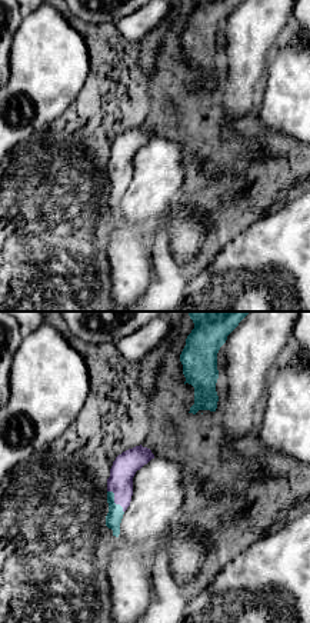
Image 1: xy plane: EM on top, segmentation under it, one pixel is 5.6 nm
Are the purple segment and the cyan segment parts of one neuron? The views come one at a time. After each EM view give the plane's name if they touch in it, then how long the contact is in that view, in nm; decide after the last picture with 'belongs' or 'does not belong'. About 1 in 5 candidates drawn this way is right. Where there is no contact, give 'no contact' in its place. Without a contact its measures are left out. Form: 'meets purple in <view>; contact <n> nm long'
meets purple in xy; contact 160 nm long

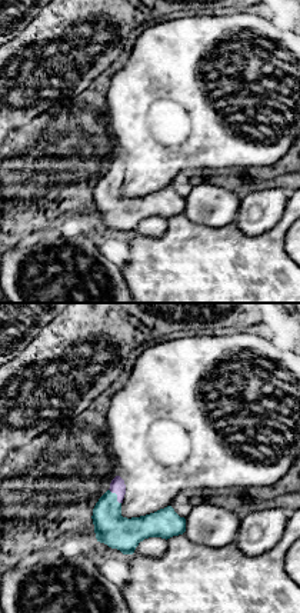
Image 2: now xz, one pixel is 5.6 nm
meets purple in xz; contact 110 nm long

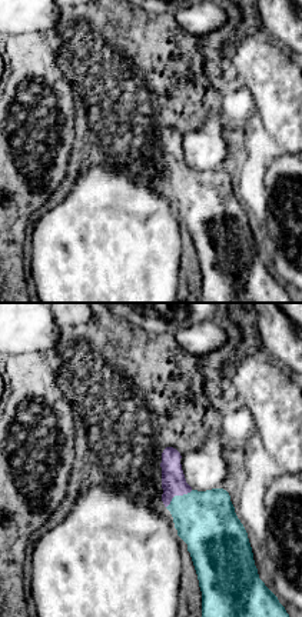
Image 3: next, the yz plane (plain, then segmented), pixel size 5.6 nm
meets purple in yz; contact 180 nm long

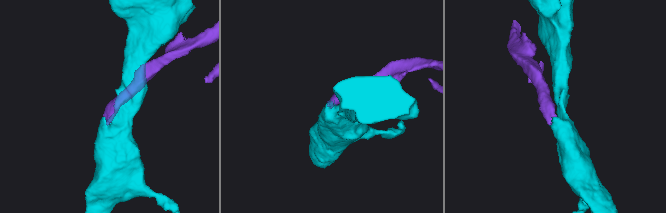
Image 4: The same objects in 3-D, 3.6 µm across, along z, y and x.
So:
belongs

